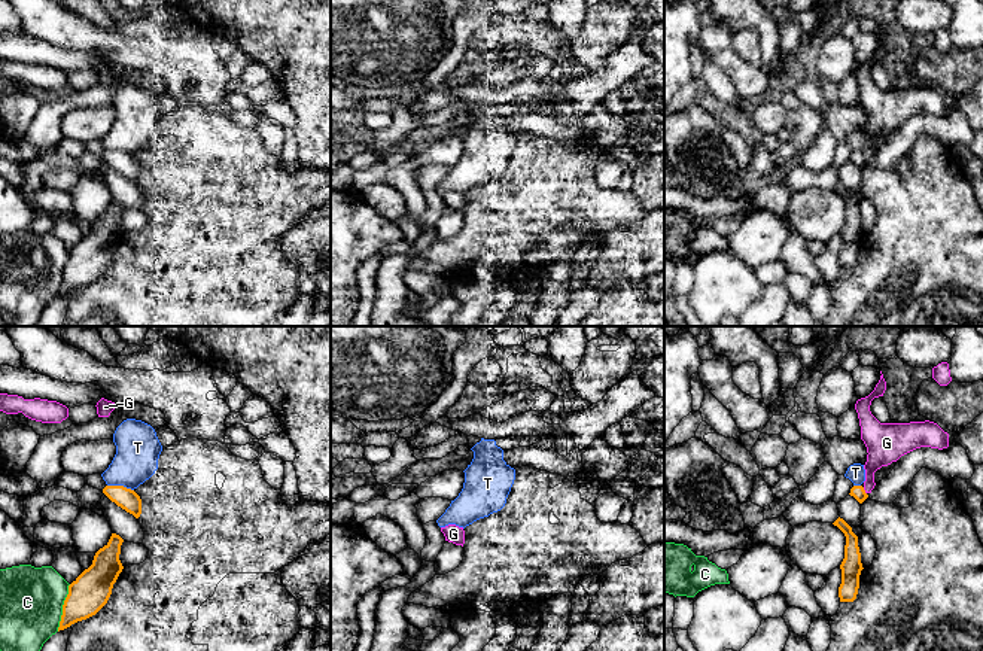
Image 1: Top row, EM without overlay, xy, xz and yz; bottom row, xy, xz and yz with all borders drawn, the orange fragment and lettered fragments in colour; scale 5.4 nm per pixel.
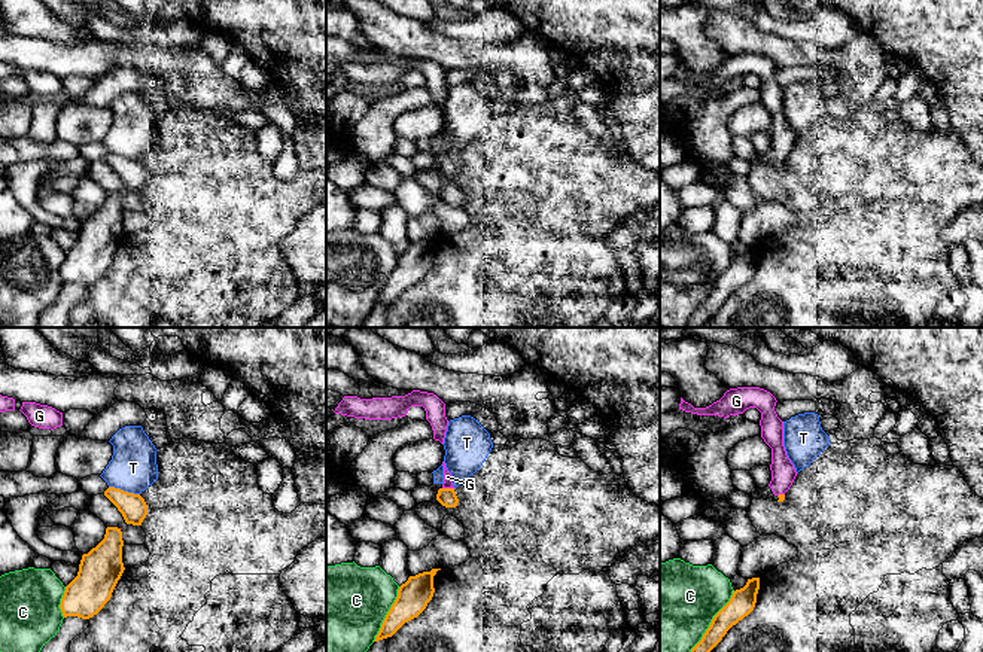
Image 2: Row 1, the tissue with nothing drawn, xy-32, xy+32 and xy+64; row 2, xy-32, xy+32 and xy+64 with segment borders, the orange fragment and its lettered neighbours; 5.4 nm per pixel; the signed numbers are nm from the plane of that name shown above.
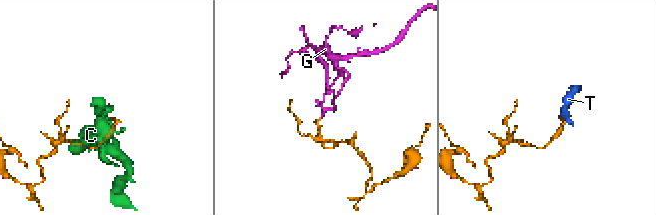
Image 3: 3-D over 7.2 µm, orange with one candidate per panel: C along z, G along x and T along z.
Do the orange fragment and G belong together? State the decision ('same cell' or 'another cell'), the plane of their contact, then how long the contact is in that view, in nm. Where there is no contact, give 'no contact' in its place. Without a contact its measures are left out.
another cell; meets orange in yz; contact 40 nm long

